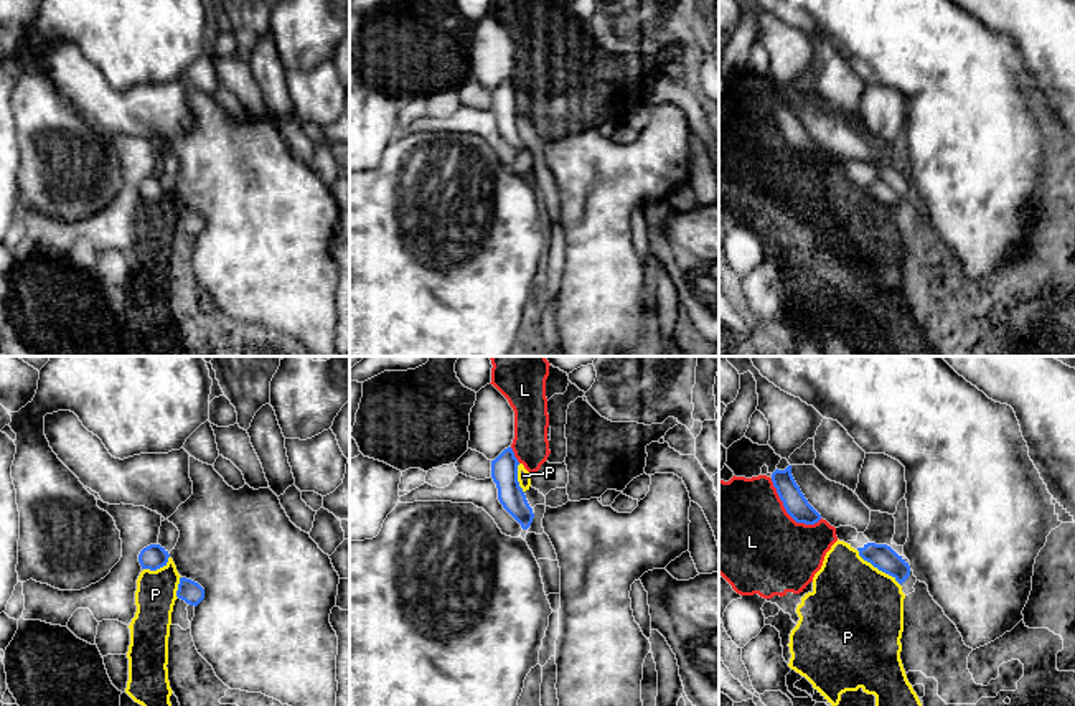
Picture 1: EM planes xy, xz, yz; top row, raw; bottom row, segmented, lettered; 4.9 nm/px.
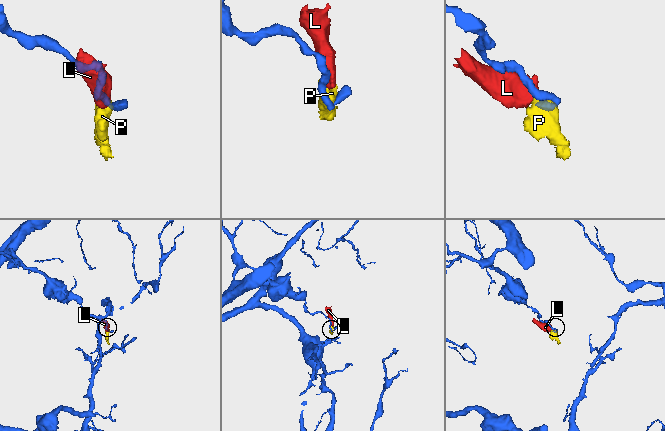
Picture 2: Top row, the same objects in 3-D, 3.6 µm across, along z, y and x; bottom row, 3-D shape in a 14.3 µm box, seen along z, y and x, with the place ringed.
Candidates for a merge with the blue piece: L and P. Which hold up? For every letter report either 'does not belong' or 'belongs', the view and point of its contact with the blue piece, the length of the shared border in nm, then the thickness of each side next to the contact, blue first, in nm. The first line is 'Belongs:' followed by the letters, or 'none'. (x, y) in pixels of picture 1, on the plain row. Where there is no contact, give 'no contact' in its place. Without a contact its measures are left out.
Belongs: none
L: does not belong | yz (788, 144) | 320 nm | 120/480 nm
P: does not belong | yz (877, 198) | 280 nm | 120/460 nm

